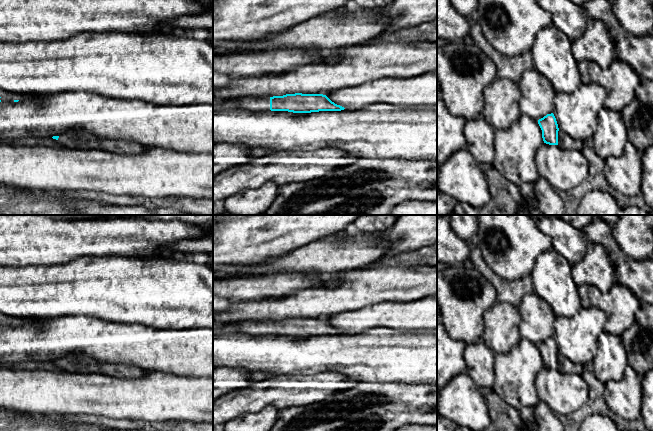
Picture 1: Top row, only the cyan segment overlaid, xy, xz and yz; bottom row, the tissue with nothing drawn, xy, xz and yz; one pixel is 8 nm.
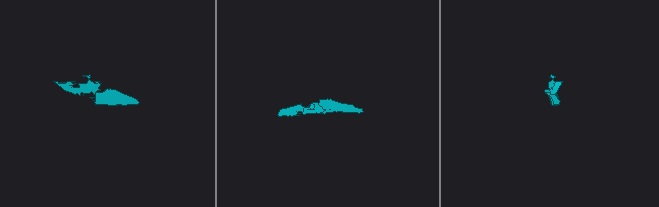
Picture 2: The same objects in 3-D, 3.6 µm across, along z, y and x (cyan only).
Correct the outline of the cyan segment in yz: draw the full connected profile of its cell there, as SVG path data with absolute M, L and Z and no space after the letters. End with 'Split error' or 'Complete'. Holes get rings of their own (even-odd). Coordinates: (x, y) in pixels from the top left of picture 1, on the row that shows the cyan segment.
M553 113L547 114L538 120L538 124L542 130L542 138L544 143L549 145L558 145L563 149L581 150L584 146L583 141L571 138L563 133L559 128Z. Split error

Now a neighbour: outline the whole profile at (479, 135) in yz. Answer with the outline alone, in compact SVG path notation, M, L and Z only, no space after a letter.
M483 114L472 120L468 120L464 127L465 147L473 154L479 163L493 164L496 154L495 149L495 128L488 123Z

